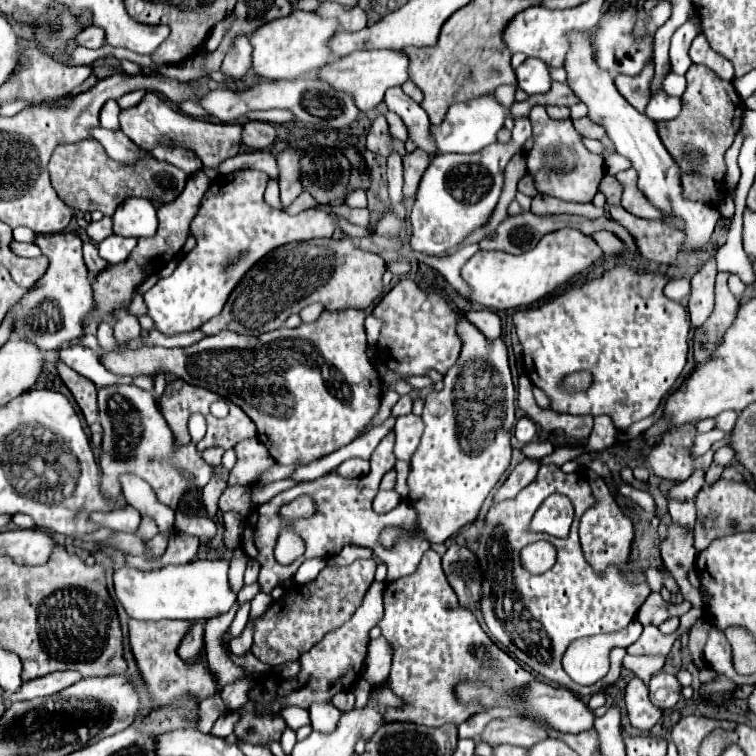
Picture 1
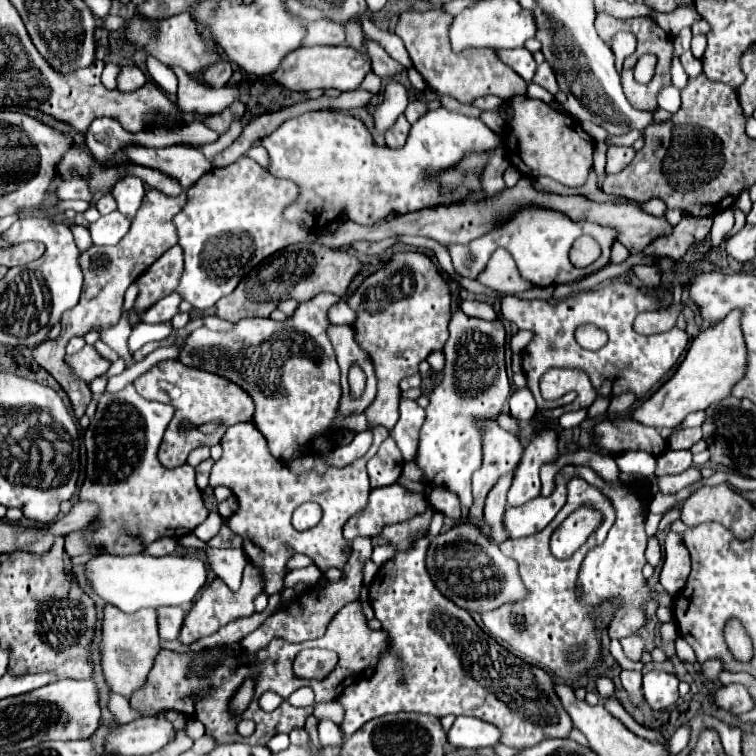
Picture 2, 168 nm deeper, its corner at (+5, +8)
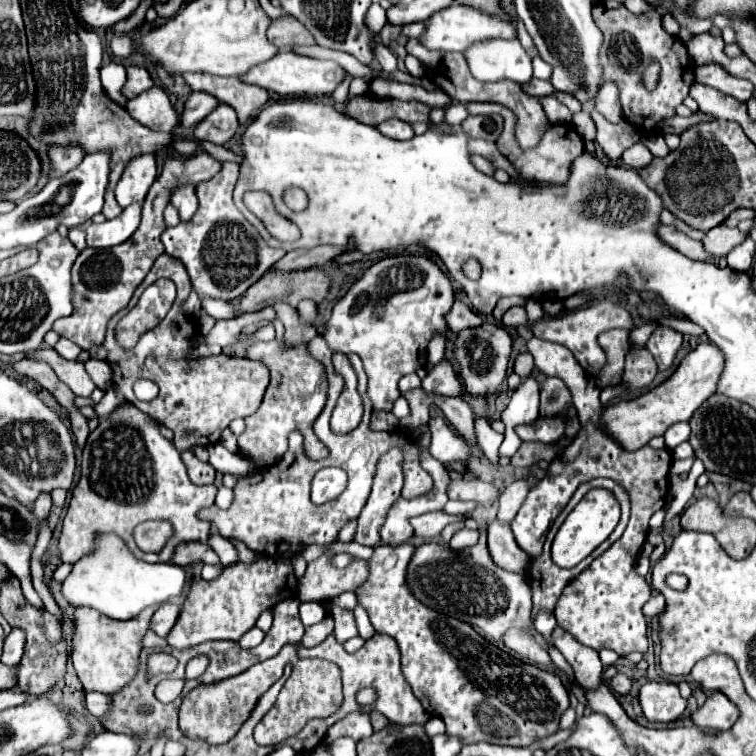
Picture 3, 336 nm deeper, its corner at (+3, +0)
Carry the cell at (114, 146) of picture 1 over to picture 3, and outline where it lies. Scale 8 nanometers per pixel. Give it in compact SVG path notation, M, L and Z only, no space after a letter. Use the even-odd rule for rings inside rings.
M185 183L185 185L175 187L173 197L171 197L171 203L173 203L173 207L177 207L177 211L179 211L179 215L181 215L181 221L191 219L191 217L195 215L195 211L197 211L195 185Z

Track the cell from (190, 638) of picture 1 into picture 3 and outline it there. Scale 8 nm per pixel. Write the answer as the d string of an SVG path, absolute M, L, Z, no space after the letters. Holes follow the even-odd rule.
M171 601L163 603L151 617L151 631L165 637L171 631L171 627L175 625L175 621L179 617L179 609L181 609L179 603L171 603Z

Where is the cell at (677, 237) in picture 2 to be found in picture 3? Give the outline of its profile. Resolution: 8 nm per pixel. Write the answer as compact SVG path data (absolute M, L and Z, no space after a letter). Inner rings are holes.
M719 225L711 231L707 231L703 245L715 259L719 259L719 257L727 257L727 253L742 244L746 237L747 235L739 229L729 229L725 225Z

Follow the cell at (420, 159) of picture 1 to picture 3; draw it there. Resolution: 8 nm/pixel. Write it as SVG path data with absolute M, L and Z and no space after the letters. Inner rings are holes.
M387 119L387 121L379 123L377 129L383 135L391 137L391 139L411 139L415 135L413 129L411 129L411 125L405 123L405 121L399 121L399 119Z

